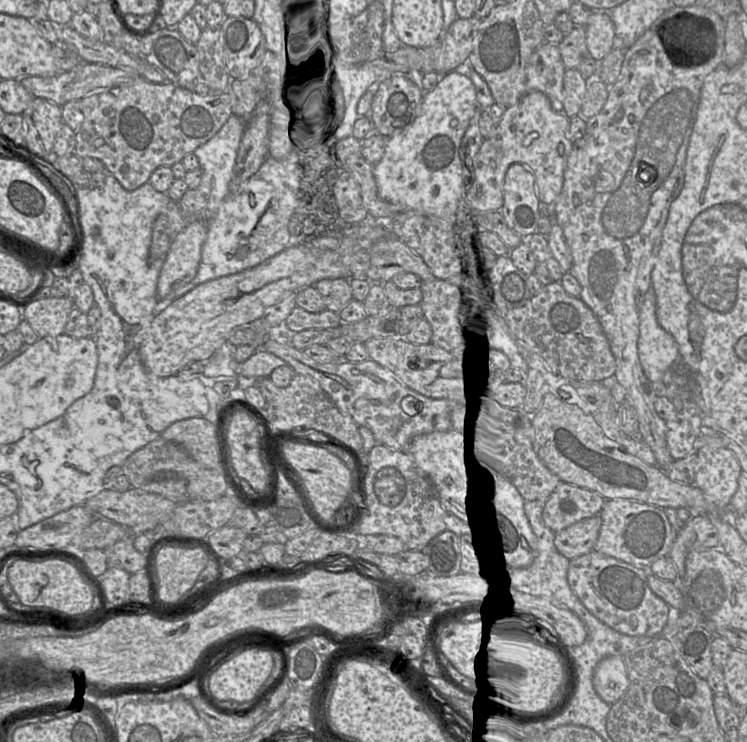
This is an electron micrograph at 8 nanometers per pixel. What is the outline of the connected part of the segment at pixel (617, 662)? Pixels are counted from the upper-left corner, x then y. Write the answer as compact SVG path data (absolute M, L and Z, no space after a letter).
M622 656L606 657L593 674L593 685L599 697L609 705L620 700L629 688L629 678Z

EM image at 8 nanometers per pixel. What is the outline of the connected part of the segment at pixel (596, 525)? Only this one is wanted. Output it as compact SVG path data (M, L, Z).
M598 515L581 520L555 533L554 545L559 553L572 560L593 550L602 520Z

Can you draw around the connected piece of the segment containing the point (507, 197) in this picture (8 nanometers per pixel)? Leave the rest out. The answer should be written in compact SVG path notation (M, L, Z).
M512 164L505 175L504 202L500 209L507 226L524 239L537 233L541 202L533 173L520 164Z

